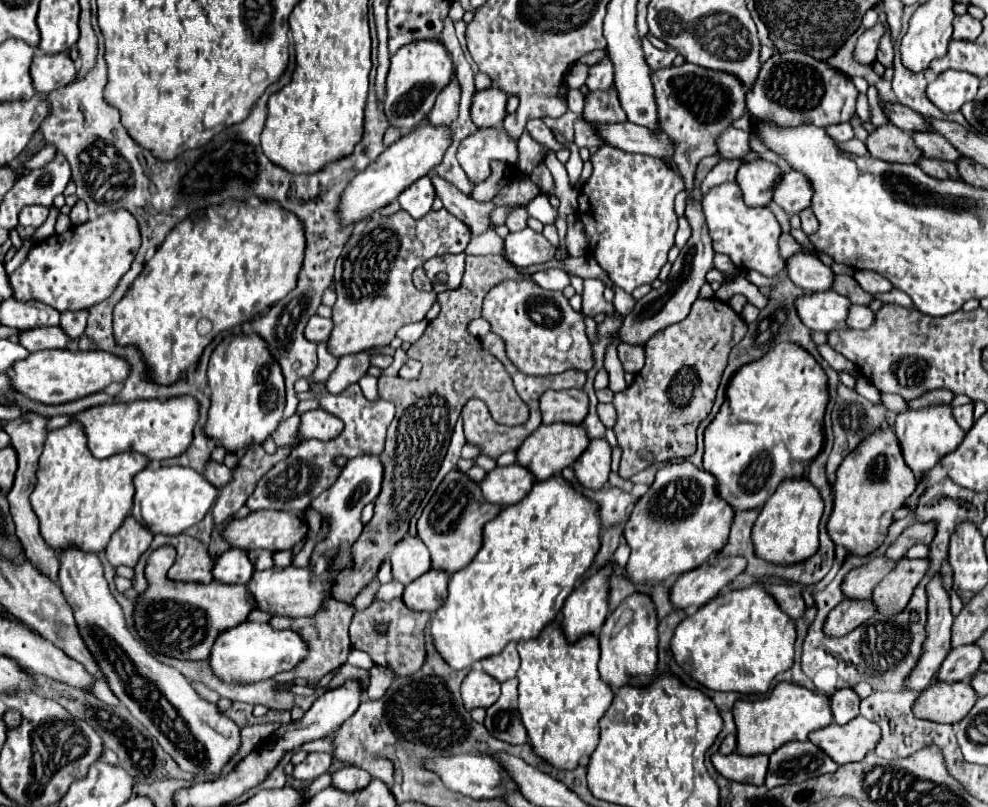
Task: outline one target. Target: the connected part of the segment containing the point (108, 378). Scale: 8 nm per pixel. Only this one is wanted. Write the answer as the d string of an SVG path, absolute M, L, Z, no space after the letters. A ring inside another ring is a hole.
M42 350L30 354L26 360L18 360L10 368L10 386L12 390L28 396L40 404L64 404L94 392L102 392L112 382L124 382L130 366L124 358L118 358L110 352L92 352L92 350Z

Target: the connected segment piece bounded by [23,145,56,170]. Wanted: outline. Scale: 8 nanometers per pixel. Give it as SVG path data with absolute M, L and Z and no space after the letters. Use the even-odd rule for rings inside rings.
M47 145L39 151L33 158L23 163L24 169L33 170L41 168L55 157L56 148L53 145Z

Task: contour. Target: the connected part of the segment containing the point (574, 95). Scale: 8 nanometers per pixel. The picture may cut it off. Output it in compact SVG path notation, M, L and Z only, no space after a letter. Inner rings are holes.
M570 90L568 108L576 114L582 114L582 108L584 108L584 92L582 90Z

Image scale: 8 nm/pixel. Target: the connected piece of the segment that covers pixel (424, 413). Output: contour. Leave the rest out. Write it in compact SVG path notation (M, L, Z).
M466 256L462 286L440 294L442 310L438 318L434 318L424 336L408 348L408 356L424 364L420 376L414 380L402 380L398 386L386 386L384 376L378 380L380 398L396 406L396 416L388 426L386 446L380 454L384 464L384 482L382 492L376 498L374 518L364 526L360 538L354 542L354 570L344 570L342 576L338 576L338 584L334 584L332 596L336 600L354 600L356 594L376 576L384 556L390 554L396 542L408 534L408 524L442 466L454 424L462 406L470 398L484 400L498 424L522 424L528 418L526 404L518 400L506 368L502 364L494 364L494 356L484 352L480 338L468 334L468 324L480 316L482 300L488 290L502 280L524 278L526 274L518 272L502 256Z

